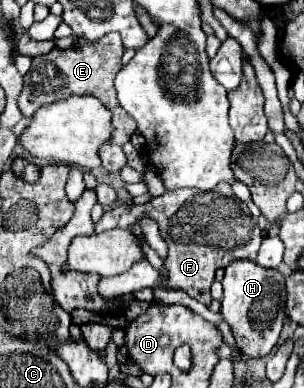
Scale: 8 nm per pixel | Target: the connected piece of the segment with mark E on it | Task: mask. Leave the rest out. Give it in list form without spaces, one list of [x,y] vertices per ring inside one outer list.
[[[108,33],[96,41],[84,41],[84,37],[76,39],[76,45],[70,49],[52,49],[46,55],[38,55],[32,59],[30,71],[24,75],[24,89],[20,95],[20,109],[24,115],[36,113],[42,105],[56,103],[68,99],[70,95],[94,95],[108,107],[114,115],[114,145],[124,145],[130,141],[132,133],[136,133],[136,123],[132,117],[118,105],[114,77],[122,69],[120,57],[124,53],[122,37],[118,33]]]

